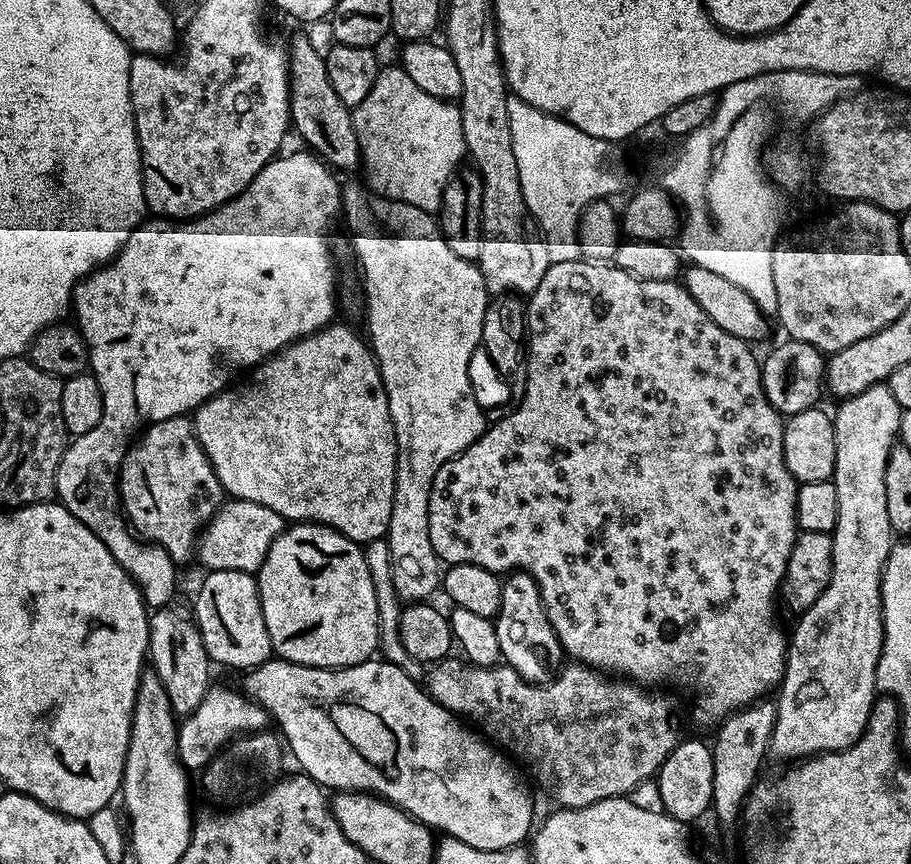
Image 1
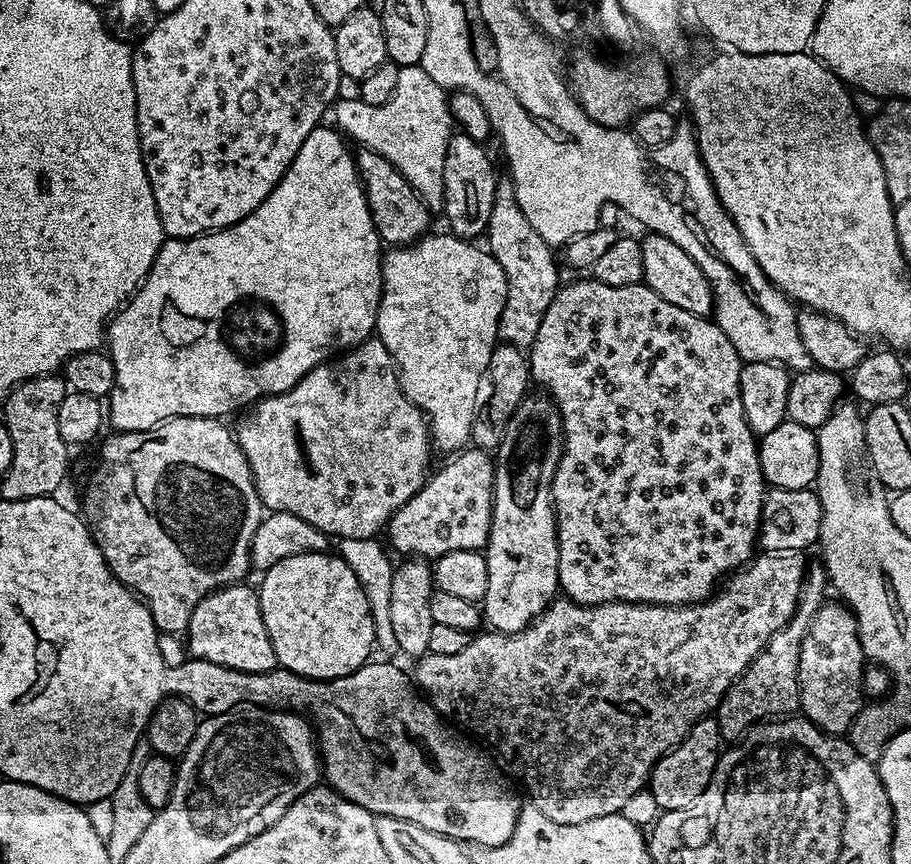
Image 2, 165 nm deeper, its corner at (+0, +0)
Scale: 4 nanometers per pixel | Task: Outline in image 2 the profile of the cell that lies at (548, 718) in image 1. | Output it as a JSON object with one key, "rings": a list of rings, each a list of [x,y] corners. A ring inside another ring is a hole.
{"rings":[[[794,550],[761,551],[744,567],[737,568],[723,581],[722,586],[717,587],[707,600],[701,600],[699,604],[683,606],[632,604],[628,600],[607,600],[605,604],[579,604],[567,598],[557,598],[535,622],[520,632],[484,630],[473,635],[469,639],[466,650],[458,650],[458,654],[428,652],[419,657],[415,661],[414,683],[445,721],[453,725],[461,724],[461,726],[456,726],[463,729],[465,733],[473,732],[473,734],[468,734],[475,737],[495,757],[499,767],[519,785],[522,792],[522,787],[524,787],[523,795],[546,818],[559,824],[574,824],[587,822],[592,818],[601,818],[603,815],[623,813],[626,801],[634,794],[645,791],[652,774],[652,765],[658,763],[670,749],[675,748],[699,720],[715,713],[720,706],[720,699],[730,690],[733,682],[747,670],[750,662],[754,662],[754,658],[758,658],[758,654],[770,642],[770,638],[778,634],[778,630],[782,630],[782,626],[786,626],[790,618],[794,618],[794,610],[798,606],[804,585],[806,571],[804,558],[806,558],[804,552]]]}

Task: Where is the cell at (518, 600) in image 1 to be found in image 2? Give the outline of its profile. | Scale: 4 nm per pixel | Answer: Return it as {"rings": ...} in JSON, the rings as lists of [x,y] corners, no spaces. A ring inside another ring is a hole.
{"rings":[[[529,394],[516,407],[504,425],[504,437],[494,452],[492,470],[492,521],[488,531],[486,558],[487,585],[482,601],[482,620],[493,632],[520,632],[530,626],[557,599],[558,538],[556,512],[552,508],[552,483],[564,452],[564,428],[560,425],[560,411],[547,395]]]}

